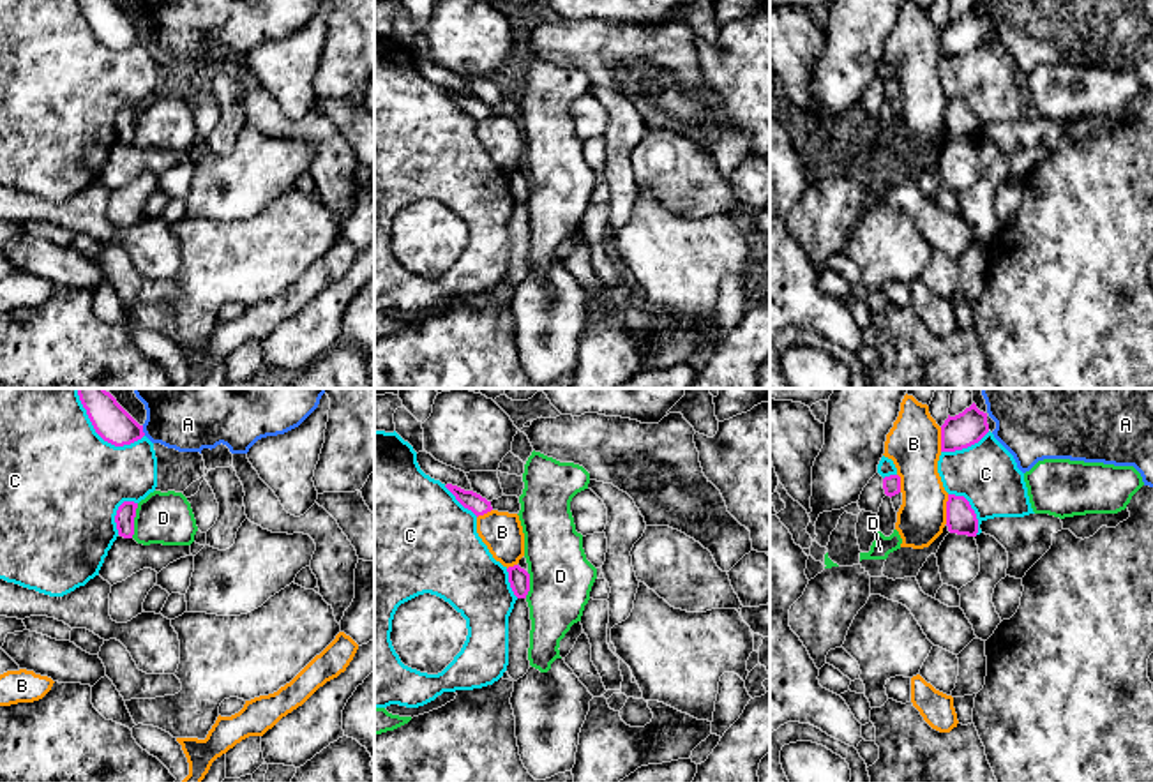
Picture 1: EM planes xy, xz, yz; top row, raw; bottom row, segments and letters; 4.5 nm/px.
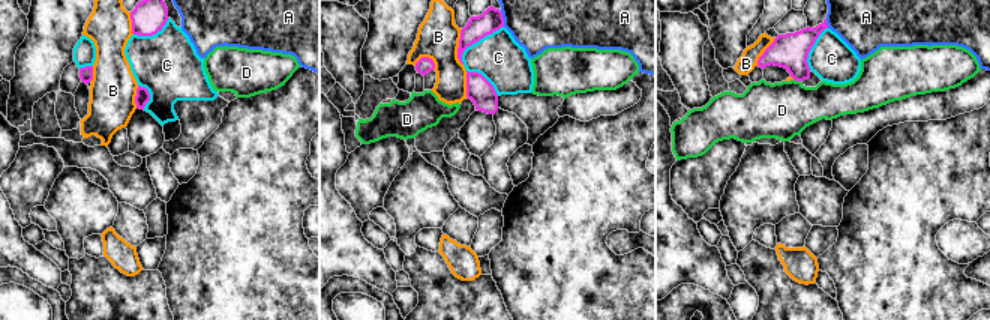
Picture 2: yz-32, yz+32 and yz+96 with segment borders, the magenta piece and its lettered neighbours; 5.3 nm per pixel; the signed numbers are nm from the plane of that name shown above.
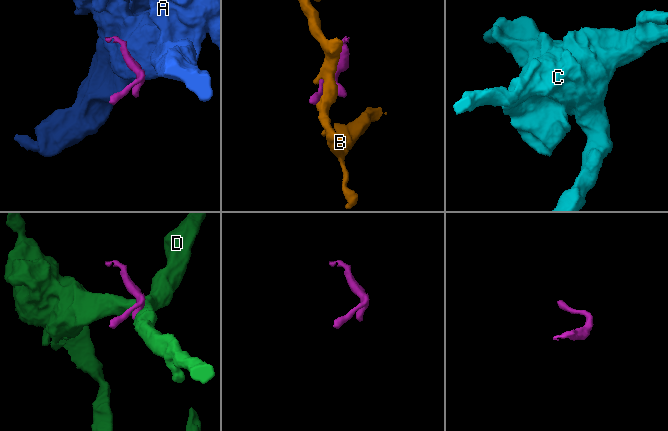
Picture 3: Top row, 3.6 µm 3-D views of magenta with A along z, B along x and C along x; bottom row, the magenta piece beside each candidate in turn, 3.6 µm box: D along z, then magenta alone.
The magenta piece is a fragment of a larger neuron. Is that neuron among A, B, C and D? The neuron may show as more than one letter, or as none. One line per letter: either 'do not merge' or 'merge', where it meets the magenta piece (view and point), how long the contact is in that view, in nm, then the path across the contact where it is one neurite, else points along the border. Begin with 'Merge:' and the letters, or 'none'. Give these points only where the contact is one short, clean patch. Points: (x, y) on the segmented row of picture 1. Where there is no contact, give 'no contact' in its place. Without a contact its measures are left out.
Merge: none
A: do not merge; contact xy (142, 431); length 50 nm; border xy (142, 426), (145, 435)
B: do not merge; contact yz (947, 509); length 140 nm
C: do not merge; contact xy (99, 435); length 380 nm
D: do not merge; contact xy (133, 521); length 160 nm; border xy (138, 503), (131, 537)

